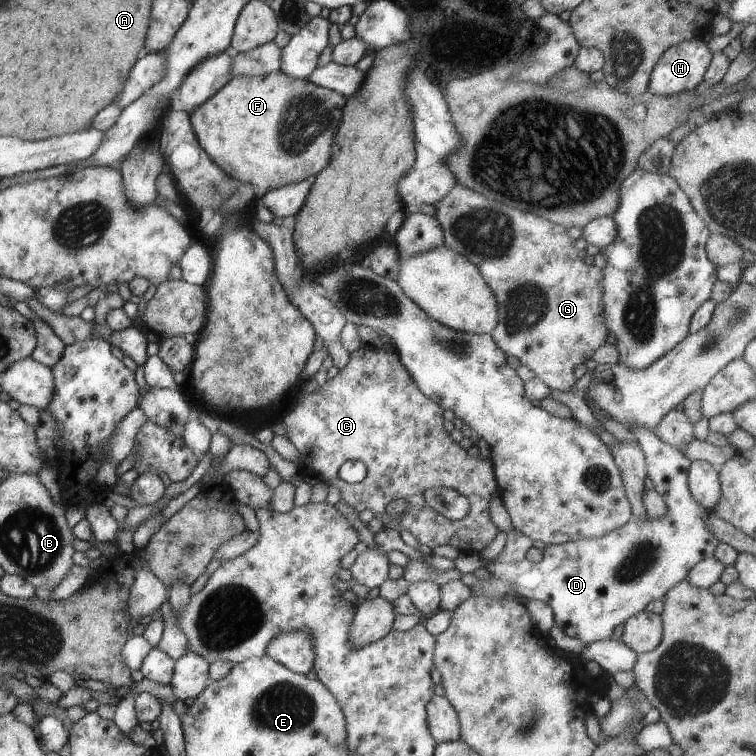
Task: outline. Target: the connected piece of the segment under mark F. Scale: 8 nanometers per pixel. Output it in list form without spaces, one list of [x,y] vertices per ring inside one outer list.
[[[276,72],[260,75],[257,77],[233,77],[211,98],[203,102],[190,116],[192,130],[198,141],[198,146],[203,150],[208,158],[223,170],[237,184],[249,184],[259,188],[265,188],[266,191],[286,186],[290,183],[297,183],[302,179],[313,176],[315,172],[323,170],[325,164],[329,162],[329,148],[331,148],[331,136],[333,136],[333,128],[337,126],[337,122],[341,121],[342,109],[345,105],[345,98],[337,92],[314,86],[306,79],[295,79],[285,74]]]

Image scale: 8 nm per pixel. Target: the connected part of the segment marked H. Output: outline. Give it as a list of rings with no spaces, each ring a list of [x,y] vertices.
[[[700,38],[672,45],[655,62],[649,76],[648,92],[657,97],[671,97],[695,89],[712,58]]]

